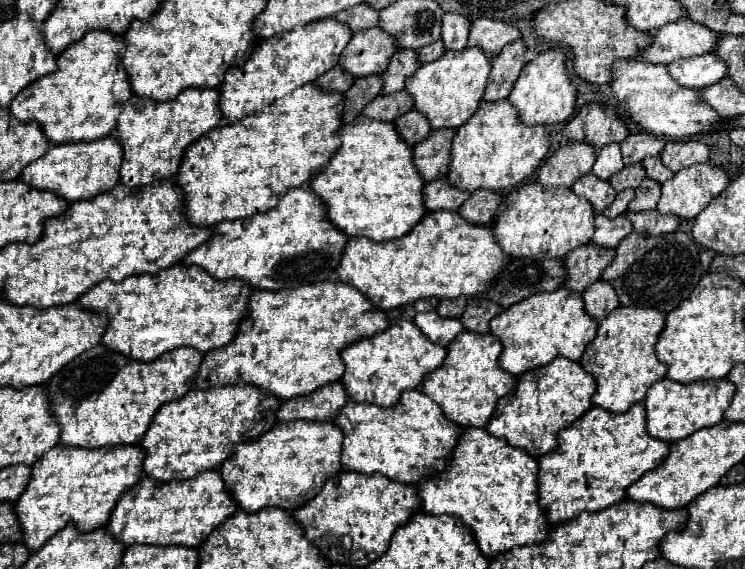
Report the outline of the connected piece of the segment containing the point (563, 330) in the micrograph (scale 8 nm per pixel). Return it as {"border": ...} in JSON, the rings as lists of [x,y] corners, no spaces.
{"border":[[[560,288],[556,292],[534,294],[490,320],[490,334],[502,342],[500,368],[512,376],[526,370],[550,364],[556,356],[580,360],[584,348],[596,336],[598,322],[584,312],[584,302],[578,292]]]}

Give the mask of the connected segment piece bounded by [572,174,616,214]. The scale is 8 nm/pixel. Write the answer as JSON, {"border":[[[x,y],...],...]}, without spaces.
{"border":[[[586,174],[582,176],[574,186],[572,186],[572,192],[580,198],[586,198],[594,212],[604,212],[604,208],[608,208],[614,198],[616,198],[616,192],[614,188],[606,182],[606,180],[600,180],[600,178],[594,178],[594,174]]]}

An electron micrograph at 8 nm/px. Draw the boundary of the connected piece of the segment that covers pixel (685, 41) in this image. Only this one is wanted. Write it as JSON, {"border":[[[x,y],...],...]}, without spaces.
{"border":[[[678,18],[678,22],[666,24],[652,34],[652,44],[640,50],[640,58],[652,64],[664,64],[686,56],[700,56],[714,50],[718,34],[706,30],[706,26],[696,24],[688,18]]]}

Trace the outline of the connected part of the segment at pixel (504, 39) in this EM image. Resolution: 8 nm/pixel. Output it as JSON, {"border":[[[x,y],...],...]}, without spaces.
{"border":[[[478,18],[470,26],[468,46],[480,46],[484,50],[486,58],[494,60],[506,44],[510,44],[518,38],[520,38],[520,32],[504,20]]]}

